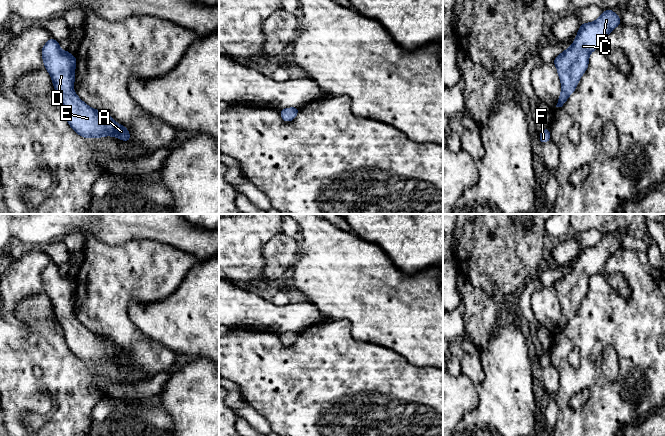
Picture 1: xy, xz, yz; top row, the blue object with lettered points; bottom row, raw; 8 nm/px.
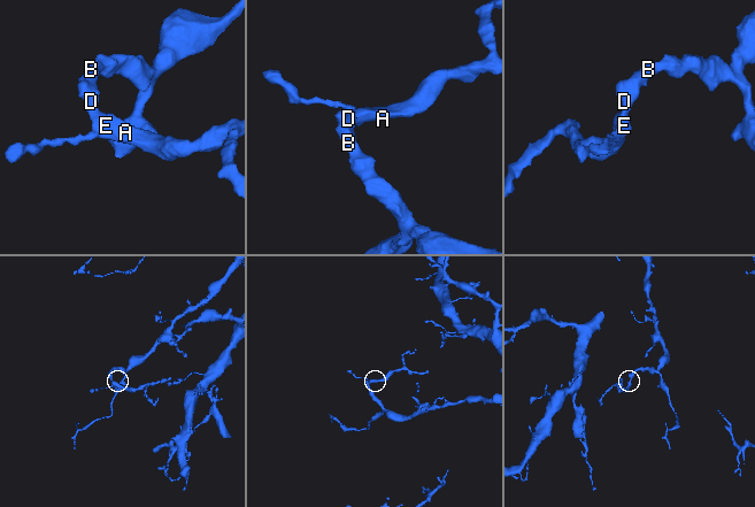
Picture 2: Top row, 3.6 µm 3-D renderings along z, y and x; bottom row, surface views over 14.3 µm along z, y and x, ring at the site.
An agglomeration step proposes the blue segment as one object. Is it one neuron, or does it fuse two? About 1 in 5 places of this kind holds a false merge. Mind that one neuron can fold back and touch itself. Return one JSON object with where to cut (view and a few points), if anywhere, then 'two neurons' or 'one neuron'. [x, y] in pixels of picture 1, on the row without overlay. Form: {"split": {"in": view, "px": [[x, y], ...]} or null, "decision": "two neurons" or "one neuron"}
{"split": null, "decision": "one neuron"}

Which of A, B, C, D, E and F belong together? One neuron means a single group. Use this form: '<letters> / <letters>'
A B C D E F

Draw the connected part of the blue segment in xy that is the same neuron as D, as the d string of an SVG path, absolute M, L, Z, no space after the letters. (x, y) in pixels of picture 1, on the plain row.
M50 262L41 274L43 287L53 305L54 313L62 326L66 344L81 361L101 362L114 360L130 366L130 357L125 350L104 336L85 328L73 314L77 283L68 274L62 275L59 266Z

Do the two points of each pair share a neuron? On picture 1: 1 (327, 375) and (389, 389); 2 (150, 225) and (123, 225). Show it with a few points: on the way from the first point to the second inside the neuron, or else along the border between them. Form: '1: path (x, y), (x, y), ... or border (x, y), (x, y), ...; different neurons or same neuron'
1: path (342, 389), (374, 389); same neuron
2: path (143, 225), (130, 225); same neuron

